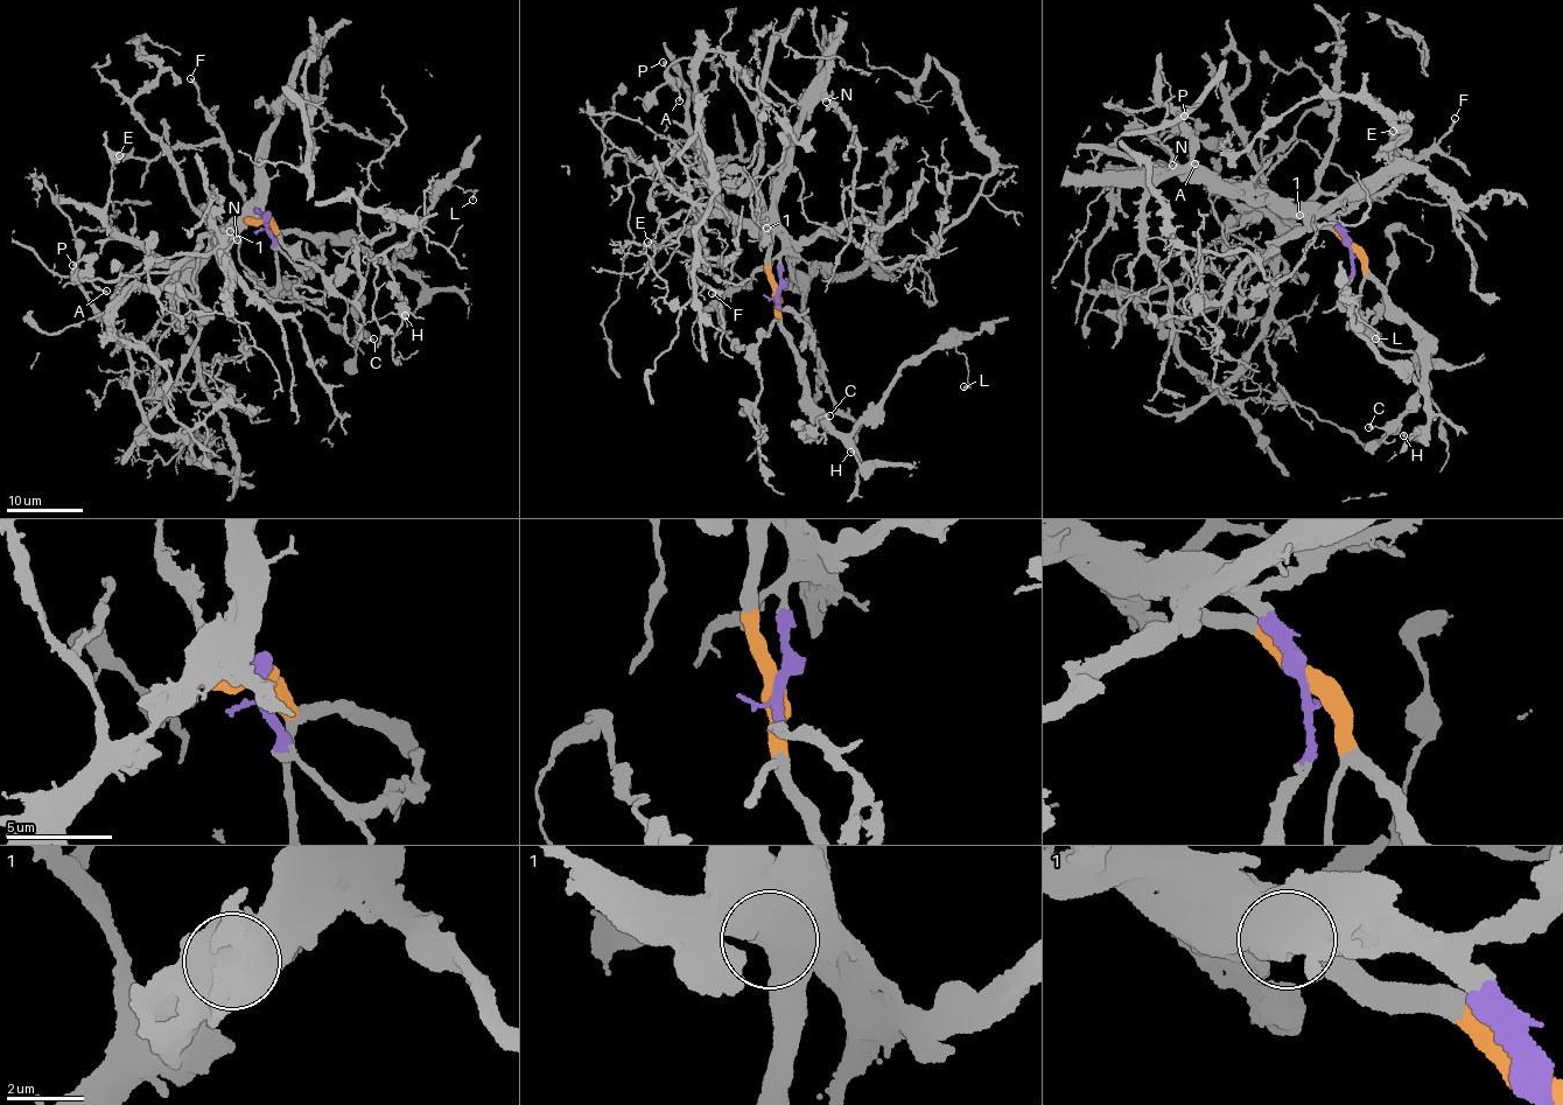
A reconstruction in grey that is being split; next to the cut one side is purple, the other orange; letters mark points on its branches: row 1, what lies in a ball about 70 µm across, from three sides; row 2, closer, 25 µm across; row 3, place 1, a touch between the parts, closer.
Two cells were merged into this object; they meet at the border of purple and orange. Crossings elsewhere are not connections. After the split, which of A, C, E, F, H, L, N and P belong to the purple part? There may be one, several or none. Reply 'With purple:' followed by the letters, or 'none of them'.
With purple: E, F, N

